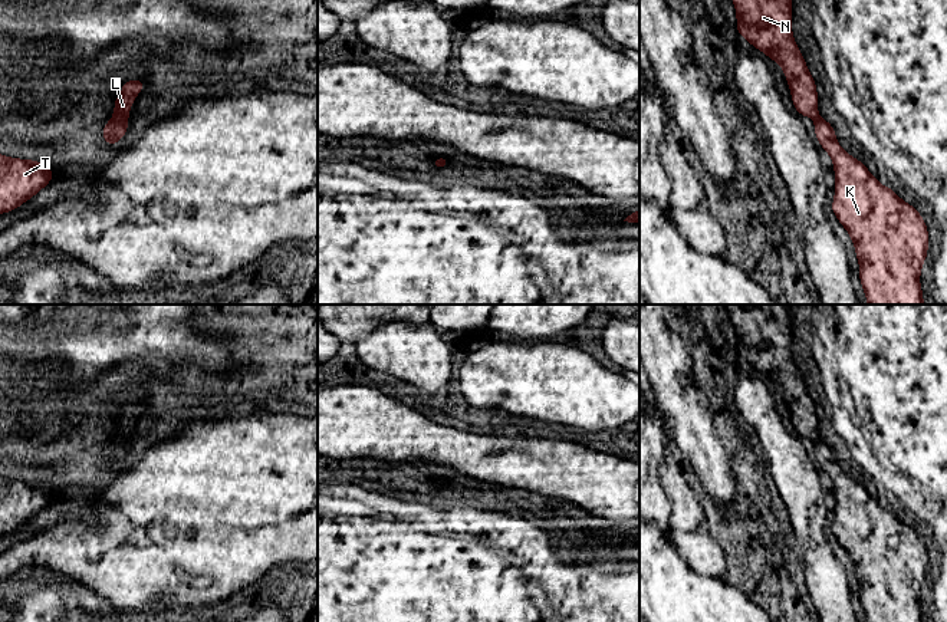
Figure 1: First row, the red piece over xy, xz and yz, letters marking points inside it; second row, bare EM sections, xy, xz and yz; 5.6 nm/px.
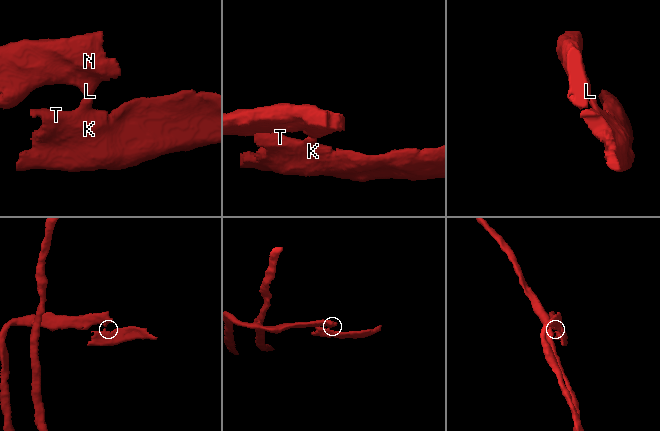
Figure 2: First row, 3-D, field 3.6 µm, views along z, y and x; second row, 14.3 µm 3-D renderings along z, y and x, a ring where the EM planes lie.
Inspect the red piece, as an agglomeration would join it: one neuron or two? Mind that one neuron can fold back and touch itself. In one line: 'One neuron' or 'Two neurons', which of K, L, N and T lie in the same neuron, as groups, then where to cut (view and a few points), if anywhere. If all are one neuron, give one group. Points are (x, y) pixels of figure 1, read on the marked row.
Two neurons. Groups: K T / L N. Split along xy (114, 117), (125, 119)

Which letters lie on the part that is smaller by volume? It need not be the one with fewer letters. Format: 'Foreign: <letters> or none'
Foreign: K, T

